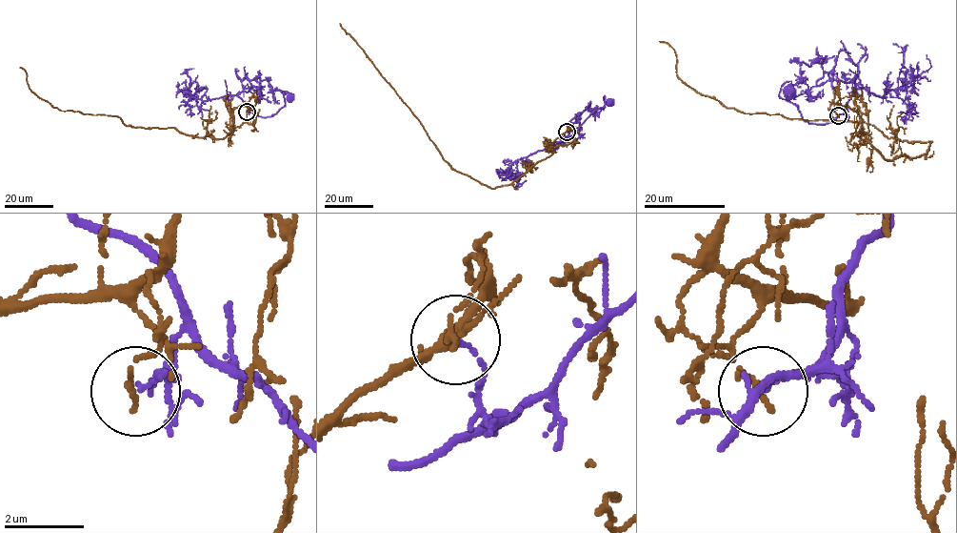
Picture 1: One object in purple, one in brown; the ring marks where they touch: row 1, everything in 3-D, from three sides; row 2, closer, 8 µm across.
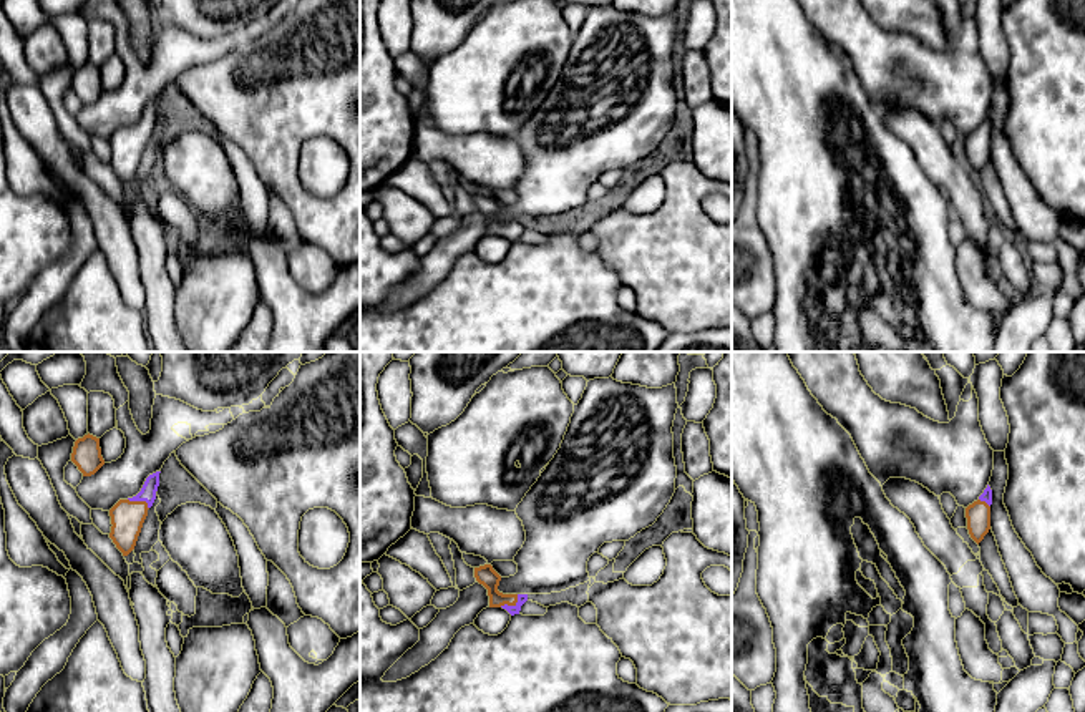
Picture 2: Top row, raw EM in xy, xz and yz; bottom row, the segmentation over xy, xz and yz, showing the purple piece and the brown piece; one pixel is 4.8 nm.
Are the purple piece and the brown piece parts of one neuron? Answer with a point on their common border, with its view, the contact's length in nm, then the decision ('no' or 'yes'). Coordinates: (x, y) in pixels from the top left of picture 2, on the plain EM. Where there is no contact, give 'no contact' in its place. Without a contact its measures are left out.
xz (511, 234) | 110 nm | no

